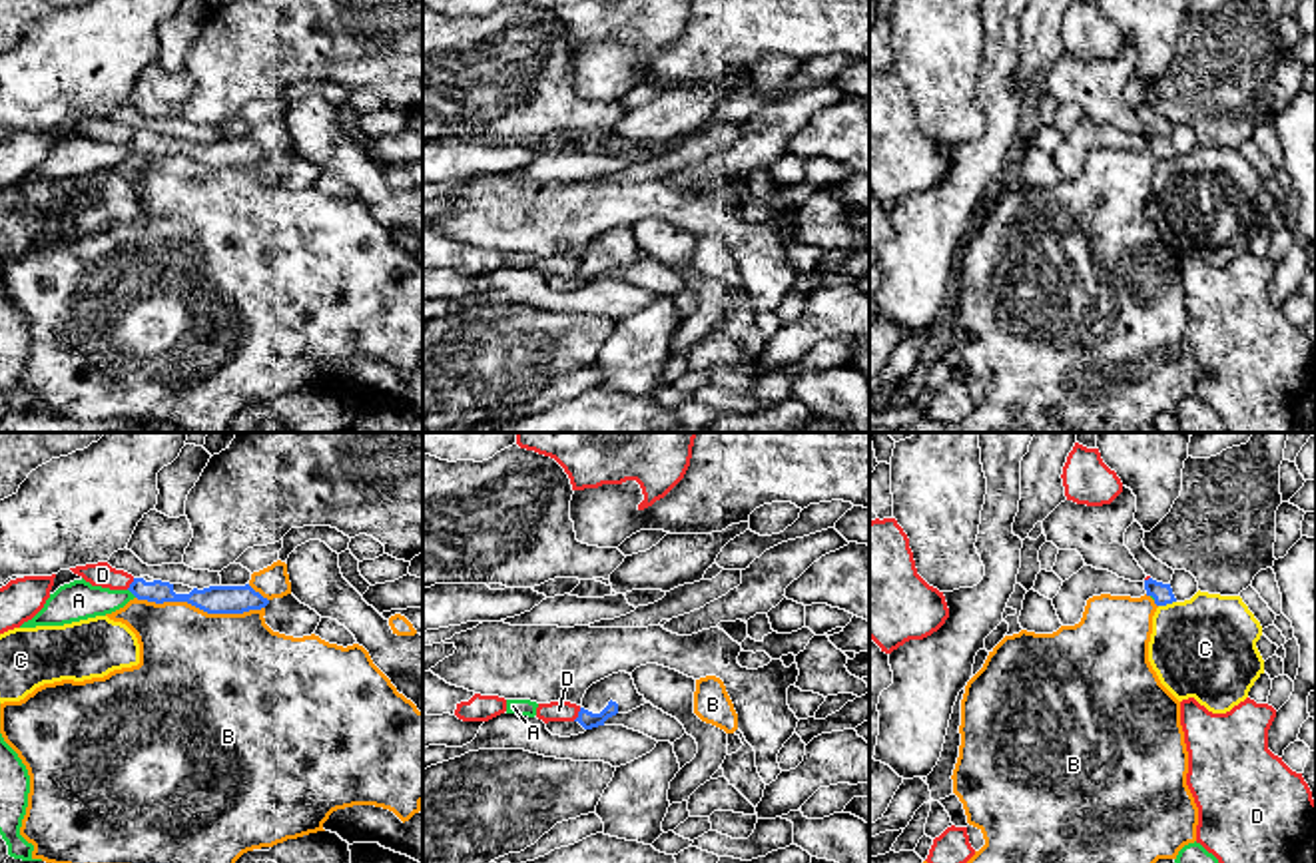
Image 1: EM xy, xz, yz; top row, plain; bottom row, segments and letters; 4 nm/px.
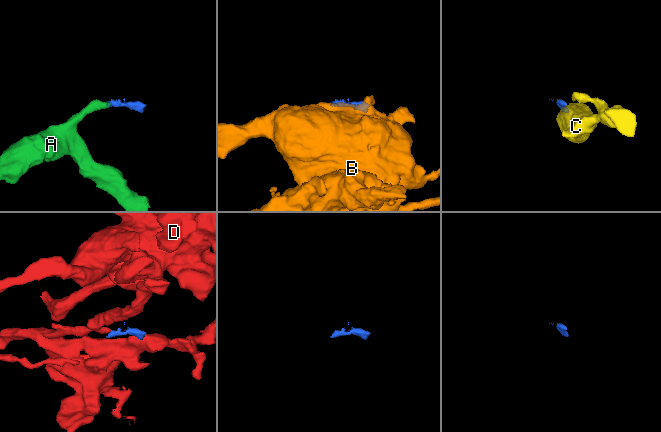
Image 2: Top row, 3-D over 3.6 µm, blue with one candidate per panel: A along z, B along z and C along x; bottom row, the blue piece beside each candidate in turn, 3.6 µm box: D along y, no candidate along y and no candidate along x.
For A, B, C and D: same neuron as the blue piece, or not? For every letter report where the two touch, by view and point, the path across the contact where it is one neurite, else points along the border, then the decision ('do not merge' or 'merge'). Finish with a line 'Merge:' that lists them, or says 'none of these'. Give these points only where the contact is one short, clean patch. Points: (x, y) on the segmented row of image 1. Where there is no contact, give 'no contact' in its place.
A: contact xy (132, 592); way xy (156, 590), (132, 592), (112, 600), (78, 600); merge
B: contact xy (200, 608); do not merge
C: contact yz (1167, 602); do not merge
D: contact xz (579, 714); border xz (581, 708), (573, 720); do not merge
Merge: A

